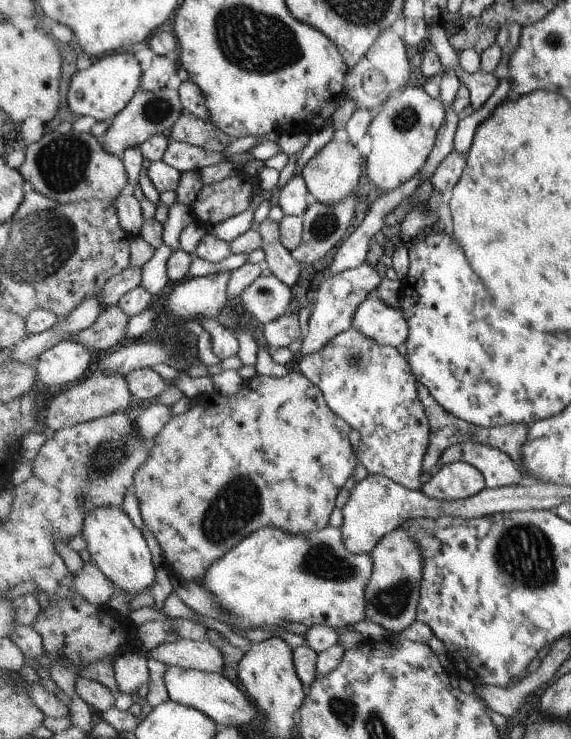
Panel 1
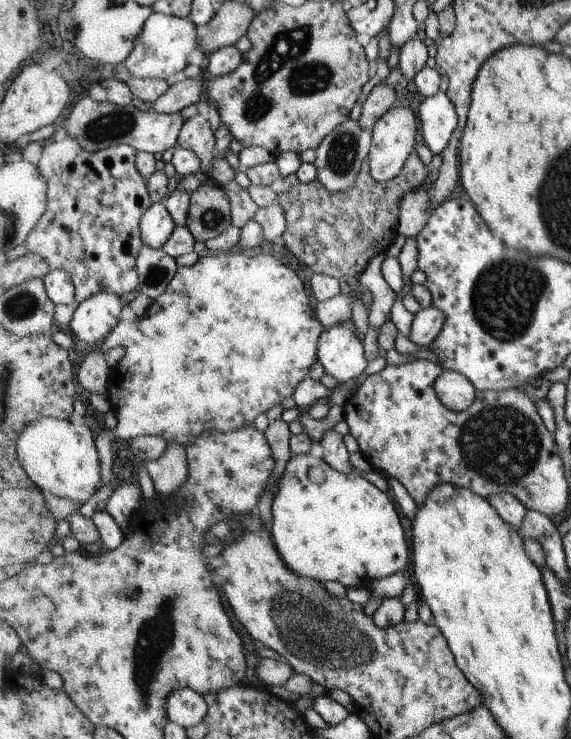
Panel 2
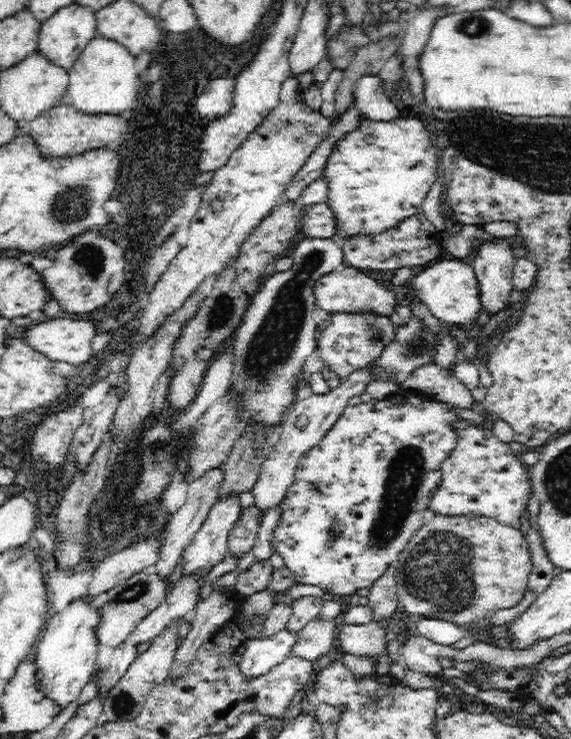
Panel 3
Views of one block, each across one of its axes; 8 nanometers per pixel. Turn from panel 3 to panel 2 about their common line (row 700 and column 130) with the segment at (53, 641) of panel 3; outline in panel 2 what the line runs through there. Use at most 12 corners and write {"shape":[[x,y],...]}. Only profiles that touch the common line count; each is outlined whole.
{"shape":[[158,12],[123,64],[172,82],[198,60],[191,18]]}

